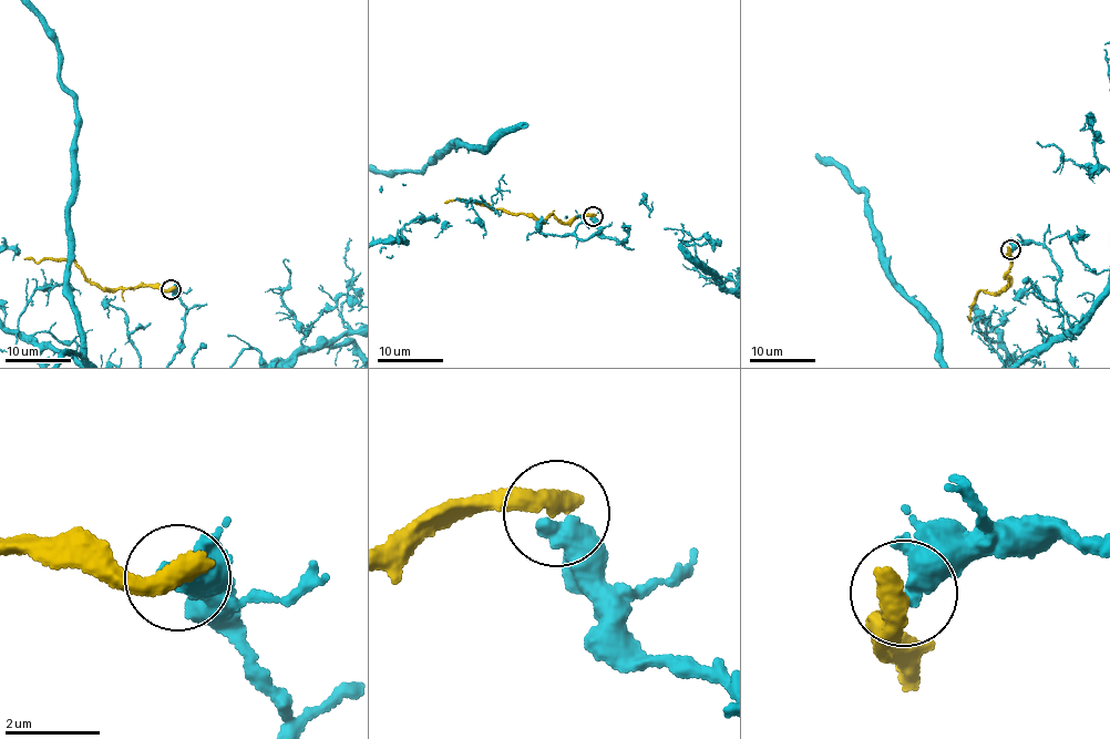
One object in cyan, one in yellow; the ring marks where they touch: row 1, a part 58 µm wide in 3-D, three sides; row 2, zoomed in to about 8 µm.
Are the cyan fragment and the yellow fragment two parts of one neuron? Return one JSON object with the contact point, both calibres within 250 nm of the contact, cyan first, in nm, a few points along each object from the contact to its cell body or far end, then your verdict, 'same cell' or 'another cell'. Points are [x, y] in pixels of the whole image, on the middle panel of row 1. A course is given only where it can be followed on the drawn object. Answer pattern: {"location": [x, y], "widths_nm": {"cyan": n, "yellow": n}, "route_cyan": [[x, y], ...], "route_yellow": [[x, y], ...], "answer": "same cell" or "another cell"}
{"location": [593, 216], "widths_nm": {"cyan": 600, "yellow": 480}, "route_yellow": [[592, 217], [579, 214], [566, 223], [550, 214], [542, 219], [455, 198], [445, 203]], "answer": "another cell"}

